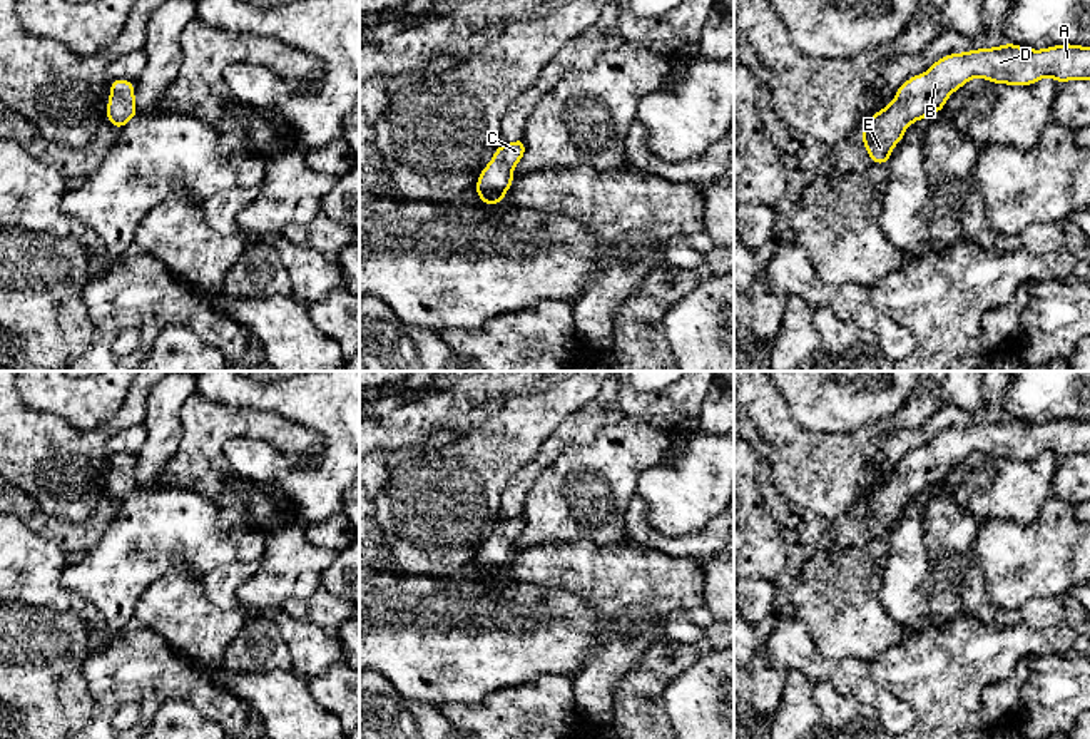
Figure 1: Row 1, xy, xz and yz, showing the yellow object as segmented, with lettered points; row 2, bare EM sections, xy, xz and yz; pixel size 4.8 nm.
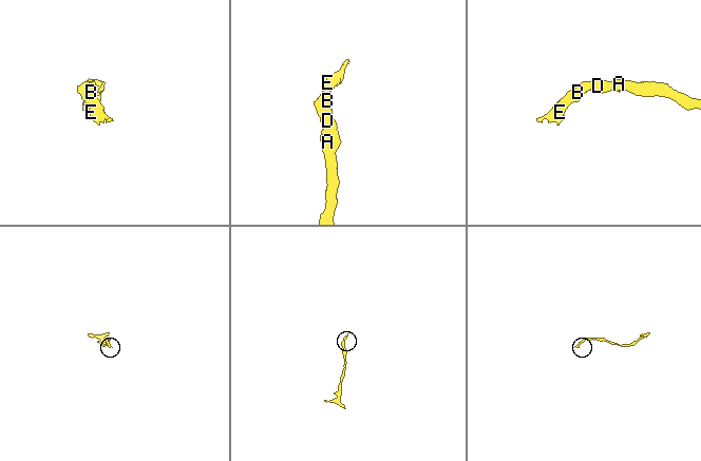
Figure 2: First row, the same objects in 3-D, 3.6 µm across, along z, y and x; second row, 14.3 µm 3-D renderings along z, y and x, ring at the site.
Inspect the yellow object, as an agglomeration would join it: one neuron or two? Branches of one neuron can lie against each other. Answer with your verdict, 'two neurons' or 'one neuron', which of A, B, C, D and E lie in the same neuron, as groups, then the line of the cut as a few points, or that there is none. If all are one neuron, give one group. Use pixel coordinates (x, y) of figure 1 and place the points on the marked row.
one neuron; groups A B C D E; cut none

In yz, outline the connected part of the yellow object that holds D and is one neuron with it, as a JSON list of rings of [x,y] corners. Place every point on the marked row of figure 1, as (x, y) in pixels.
[[[1003,43],[996,48],[970,50],[941,57],[923,74],[906,80],[896,99],[876,112],[861,130],[873,164],[886,164],[904,129],[918,119],[941,112],[950,94],[973,77],[996,84],[1030,85],[1050,75],[1058,84],[1075,79],[1090,80],[1090,47],[1070,43],[1045,50],[1028,50]]]

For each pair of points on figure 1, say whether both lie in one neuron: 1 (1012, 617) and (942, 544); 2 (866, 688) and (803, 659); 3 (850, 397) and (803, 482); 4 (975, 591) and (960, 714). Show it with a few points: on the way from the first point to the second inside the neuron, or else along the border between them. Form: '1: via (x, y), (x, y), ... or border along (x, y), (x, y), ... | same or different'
1: via (990, 612), (972, 594), (965, 577), (955, 565) | same
2: via (851, 677), (818, 667) | same
3: border along (793, 418), (808, 430), (848, 433) | different
4: border along (963, 612), (985, 624), (997, 627), (1010, 626) | different

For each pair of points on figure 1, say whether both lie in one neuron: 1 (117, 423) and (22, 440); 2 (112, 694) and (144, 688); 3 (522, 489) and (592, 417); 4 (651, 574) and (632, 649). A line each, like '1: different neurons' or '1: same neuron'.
1: same neuron
2: same neuron
3: same neuron
4: same neuron

